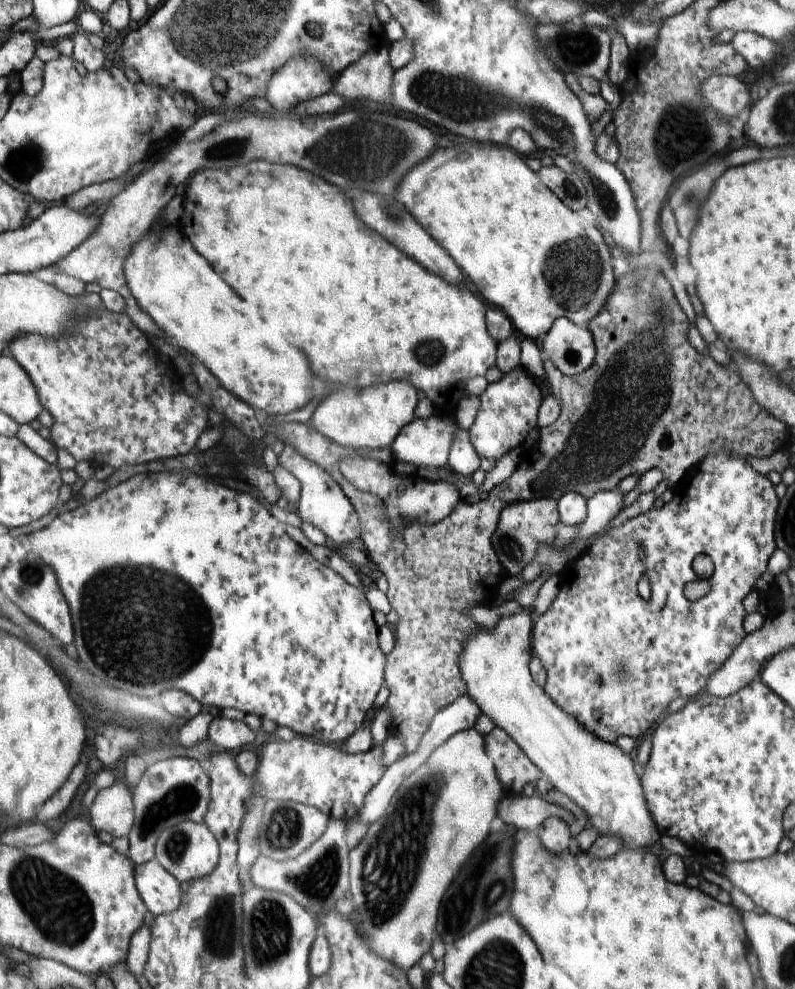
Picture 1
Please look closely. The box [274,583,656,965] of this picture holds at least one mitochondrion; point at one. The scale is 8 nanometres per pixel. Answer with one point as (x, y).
(391, 866)

